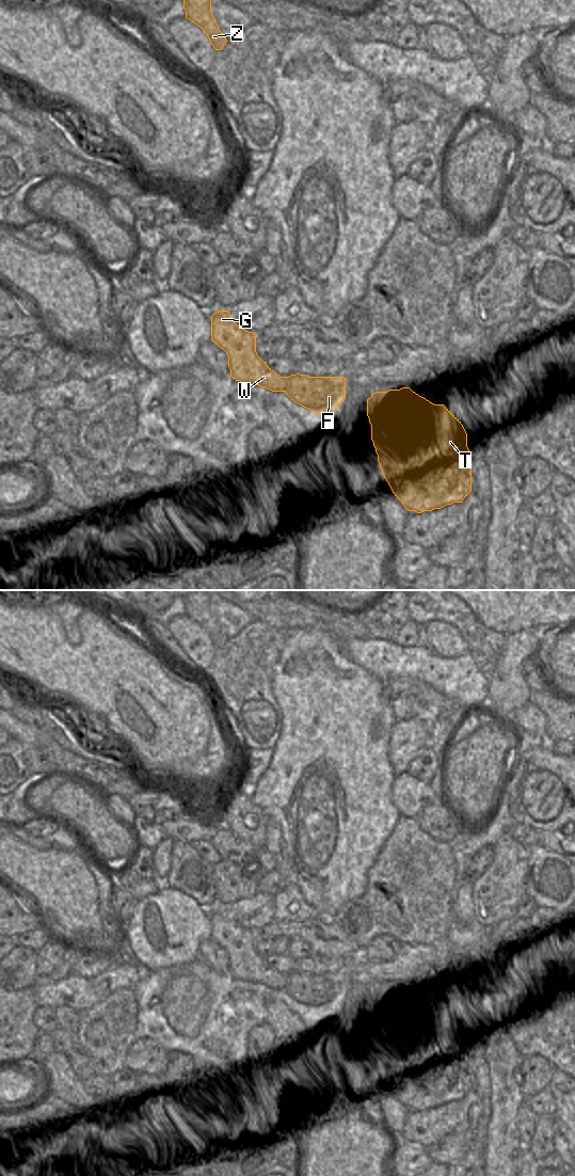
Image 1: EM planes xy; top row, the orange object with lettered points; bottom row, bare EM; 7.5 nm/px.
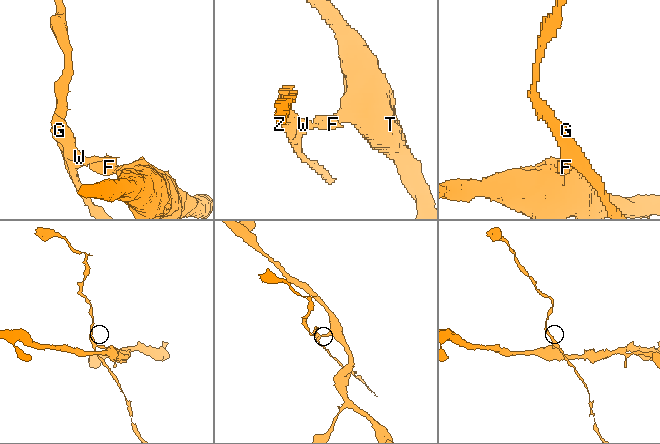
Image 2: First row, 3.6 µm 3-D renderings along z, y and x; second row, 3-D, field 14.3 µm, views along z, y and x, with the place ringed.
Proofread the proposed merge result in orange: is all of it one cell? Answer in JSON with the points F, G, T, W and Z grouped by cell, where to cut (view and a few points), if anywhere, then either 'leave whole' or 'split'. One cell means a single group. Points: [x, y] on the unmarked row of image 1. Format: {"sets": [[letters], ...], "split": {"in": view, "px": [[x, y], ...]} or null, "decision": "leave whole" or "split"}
{"sets": [["F", "T"], ["G", "W", "Z"]], "split": {"in": "xy", "px": [[288, 974], [288, 983], [285, 988]]}, "decision": "split"}

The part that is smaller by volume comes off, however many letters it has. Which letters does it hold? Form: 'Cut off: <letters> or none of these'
Cut off: G, W, Z

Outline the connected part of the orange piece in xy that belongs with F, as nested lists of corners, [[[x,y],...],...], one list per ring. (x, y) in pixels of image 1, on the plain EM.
[[[288,974],[286,992],[298,1002],[319,1012],[334,1011],[346,997],[345,974]]]

